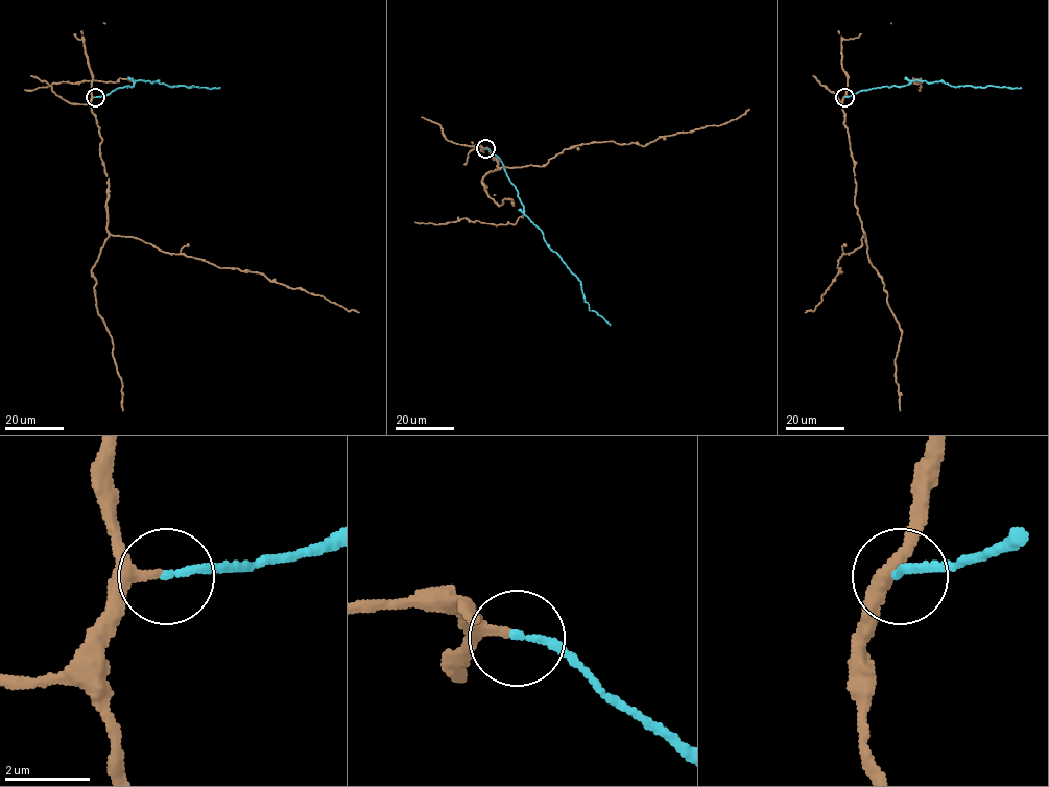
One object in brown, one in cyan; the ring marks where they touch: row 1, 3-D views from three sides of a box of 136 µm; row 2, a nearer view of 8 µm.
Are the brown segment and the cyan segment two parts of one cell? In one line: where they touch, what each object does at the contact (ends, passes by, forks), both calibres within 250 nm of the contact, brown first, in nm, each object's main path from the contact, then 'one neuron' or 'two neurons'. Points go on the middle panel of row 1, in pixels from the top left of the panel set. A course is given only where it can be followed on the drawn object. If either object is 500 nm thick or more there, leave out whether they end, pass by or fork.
place (485, 148); brown passes by; cyan ends; calibres 220 and 180 nm; course brown (485, 148), (500, 167), (544, 166), (577, 145), (645, 146), (725, 124), (749, 109); course cyan (485, 148), (502, 163), (518, 192), (523, 213), (542, 232), (547, 245), (580, 281), (589, 309), (610, 325); one neuron

